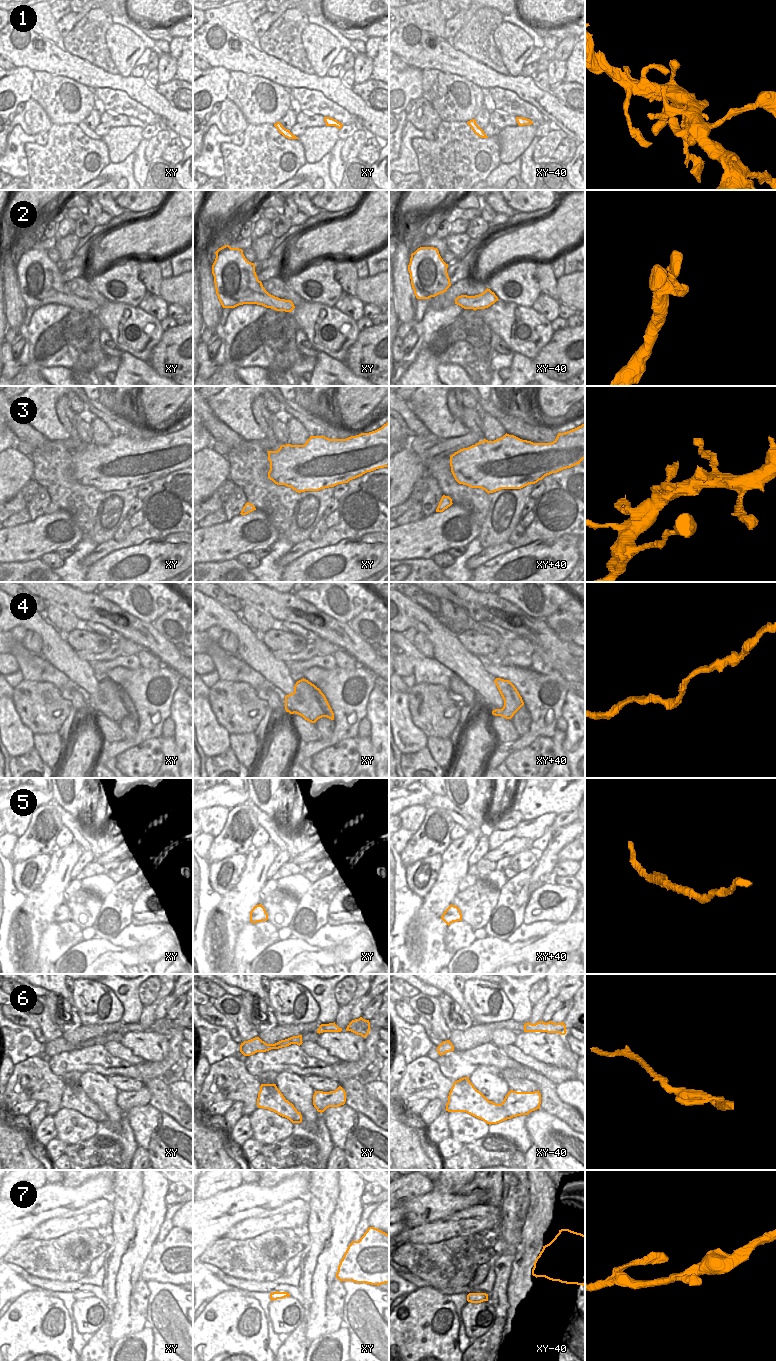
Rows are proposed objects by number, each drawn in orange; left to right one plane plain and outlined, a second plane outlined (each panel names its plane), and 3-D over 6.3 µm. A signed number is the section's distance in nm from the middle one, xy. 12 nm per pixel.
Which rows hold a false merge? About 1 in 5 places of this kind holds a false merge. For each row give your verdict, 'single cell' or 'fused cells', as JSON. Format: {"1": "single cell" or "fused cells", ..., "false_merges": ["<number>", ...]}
{"1": "single cell", "2": "single cell", "3": "single cell", "4": "single cell", "5": "single cell", "6": "single cell", "7": "single cell", "false_merges": []}

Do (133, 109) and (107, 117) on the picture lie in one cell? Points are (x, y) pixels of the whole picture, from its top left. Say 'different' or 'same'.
different

